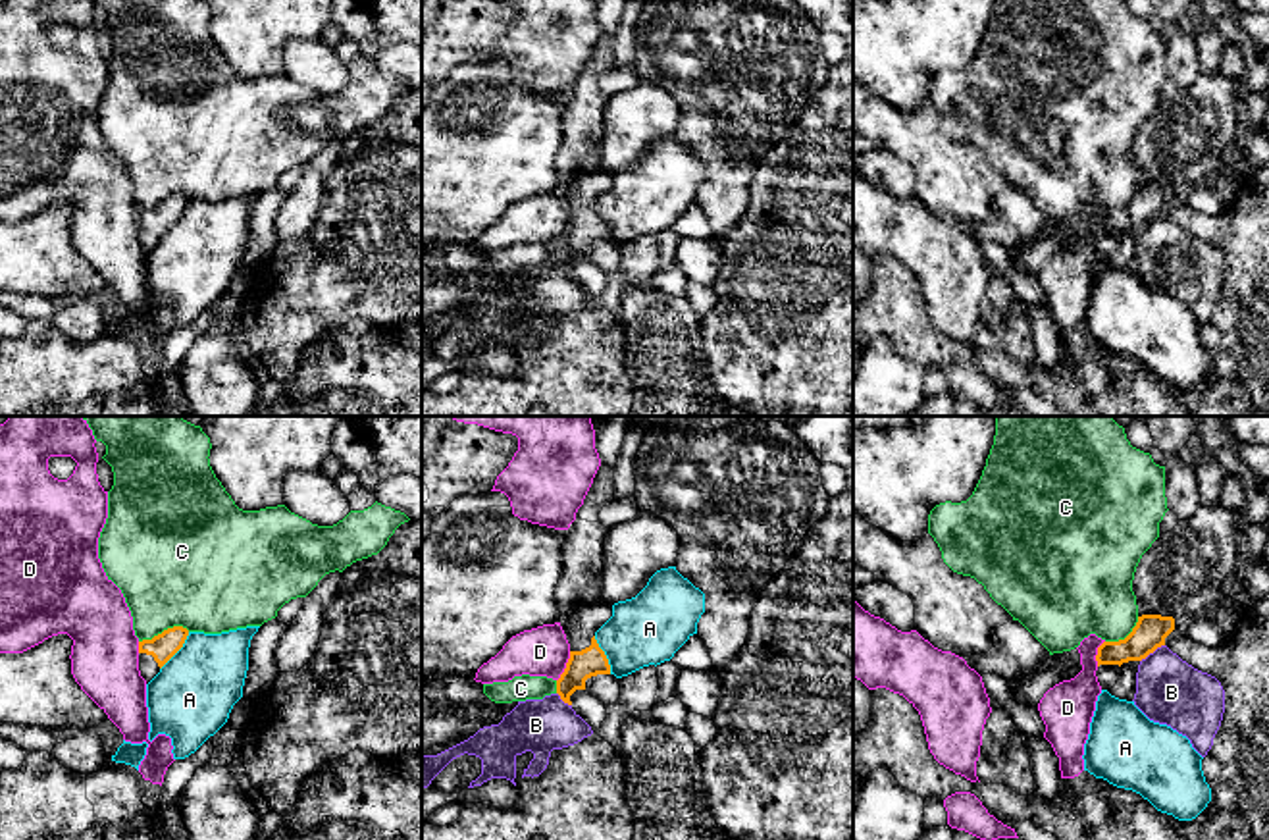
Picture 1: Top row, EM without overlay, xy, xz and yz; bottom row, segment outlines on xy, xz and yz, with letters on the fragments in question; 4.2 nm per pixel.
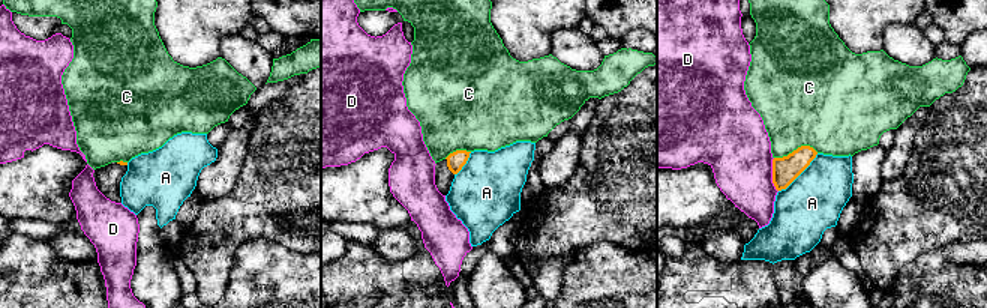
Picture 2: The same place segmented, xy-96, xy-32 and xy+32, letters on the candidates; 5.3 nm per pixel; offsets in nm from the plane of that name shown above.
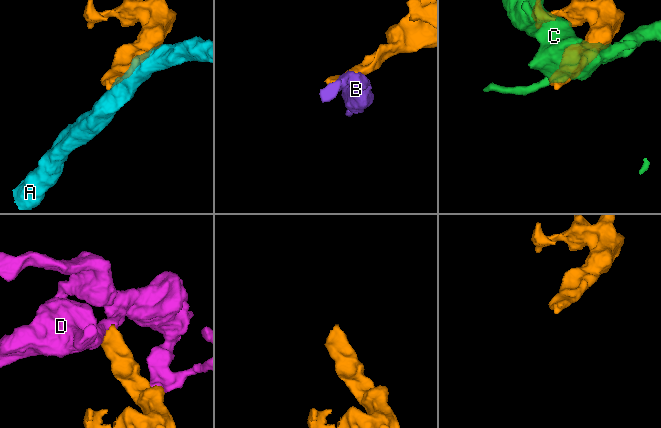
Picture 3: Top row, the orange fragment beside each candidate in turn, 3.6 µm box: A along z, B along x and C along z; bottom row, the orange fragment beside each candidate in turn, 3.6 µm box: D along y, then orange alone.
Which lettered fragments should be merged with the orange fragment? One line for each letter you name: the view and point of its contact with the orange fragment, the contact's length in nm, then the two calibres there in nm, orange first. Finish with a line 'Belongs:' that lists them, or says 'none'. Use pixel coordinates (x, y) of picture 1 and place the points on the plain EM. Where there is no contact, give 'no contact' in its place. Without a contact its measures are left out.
Belongs: none

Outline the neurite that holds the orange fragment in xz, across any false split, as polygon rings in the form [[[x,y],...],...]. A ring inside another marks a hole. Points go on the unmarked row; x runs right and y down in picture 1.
[[[597,170],[578,173],[560,185],[560,195],[570,212],[570,227],[557,249],[557,262],[568,274],[576,258],[585,258],[585,249],[597,243],[610,243],[605,220],[595,208],[595,200],[612,185],[612,173]]]

